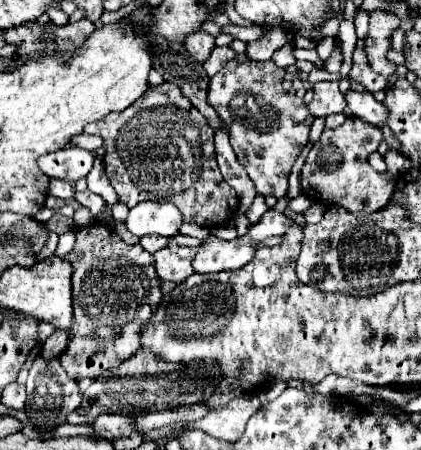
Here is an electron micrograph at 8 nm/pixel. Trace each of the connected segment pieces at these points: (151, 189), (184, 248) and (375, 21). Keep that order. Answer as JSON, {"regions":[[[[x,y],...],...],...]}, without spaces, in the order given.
{"regions":[[[[163,82],[147,88],[137,104],[89,124],[85,132],[103,138],[105,174],[119,194],[119,202],[127,208],[143,200],[171,202],[179,208],[185,222],[205,224],[207,228],[219,226],[237,214],[237,192],[225,184],[217,168],[213,128],[207,118],[181,96],[175,84]]],[[[175,234],[165,248],[157,250],[153,254],[153,260],[155,260],[155,268],[157,268],[157,274],[161,276],[161,280],[181,282],[187,276],[191,276],[193,274],[191,260],[197,254],[199,244],[201,244],[201,240],[197,240],[197,238]]],[[[375,10],[369,14],[369,34],[365,38],[365,52],[371,68],[377,74],[391,76],[397,66],[387,60],[387,52],[391,50],[391,34],[399,28],[399,18],[391,12]]]]}

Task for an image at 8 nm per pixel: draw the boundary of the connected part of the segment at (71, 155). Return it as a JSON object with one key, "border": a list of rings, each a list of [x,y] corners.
{"border":[[[63,148],[51,154],[45,154],[37,160],[41,172],[49,178],[75,182],[79,178],[85,178],[93,166],[93,152],[83,148]]]}

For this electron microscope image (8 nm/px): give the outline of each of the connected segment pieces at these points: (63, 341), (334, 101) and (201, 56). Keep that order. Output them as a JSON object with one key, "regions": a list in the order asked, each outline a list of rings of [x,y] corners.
{"regions":[[[[53,332],[45,342],[41,342],[41,350],[37,354],[37,358],[43,358],[43,360],[55,360],[67,346],[67,336],[69,332]]],[[[317,82],[313,86],[313,100],[307,108],[315,118],[343,112],[347,108],[347,100],[339,90],[339,82]]],[[[199,30],[185,38],[185,48],[197,62],[205,62],[209,58],[211,50],[215,48],[215,38],[211,34]]]]}

